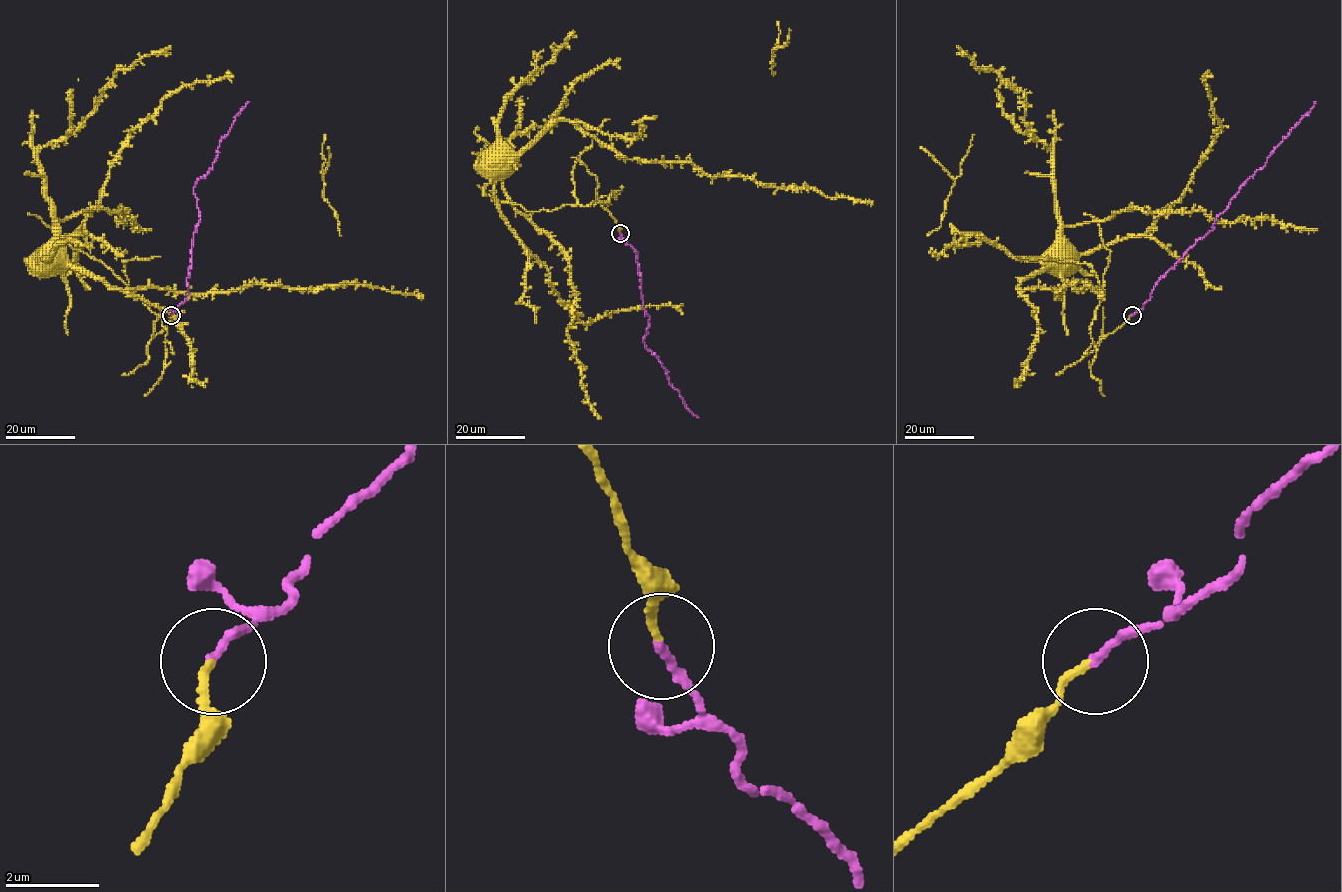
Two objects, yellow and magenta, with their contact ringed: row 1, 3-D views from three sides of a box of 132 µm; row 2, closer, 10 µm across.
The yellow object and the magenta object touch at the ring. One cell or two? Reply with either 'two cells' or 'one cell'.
one cell

